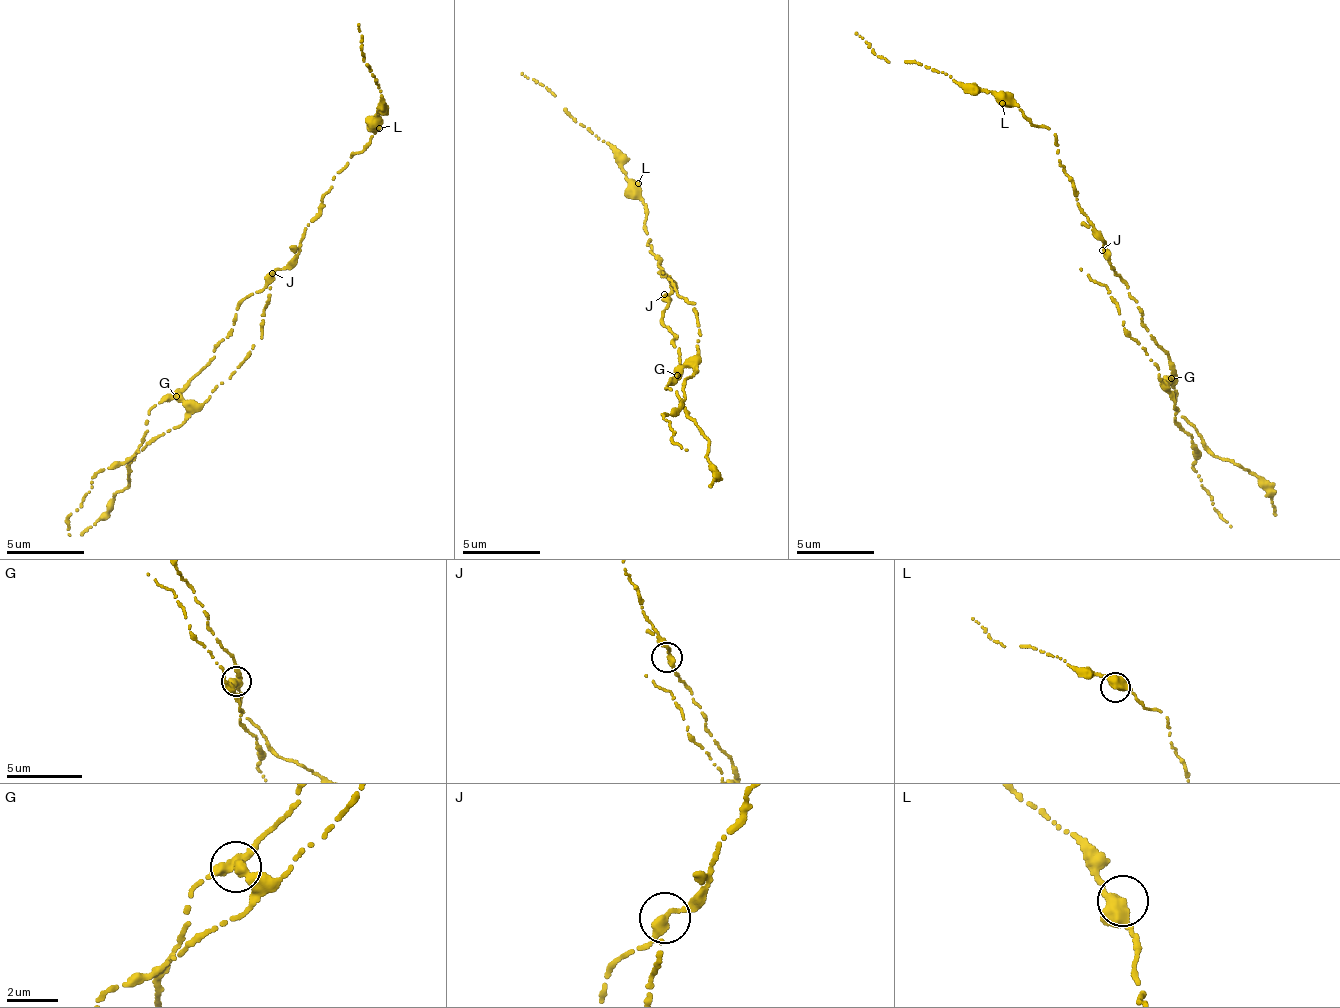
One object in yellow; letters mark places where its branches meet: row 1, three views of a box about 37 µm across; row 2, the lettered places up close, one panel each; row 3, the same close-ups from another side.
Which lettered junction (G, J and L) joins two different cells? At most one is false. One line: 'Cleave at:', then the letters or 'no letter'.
Cleave at: G

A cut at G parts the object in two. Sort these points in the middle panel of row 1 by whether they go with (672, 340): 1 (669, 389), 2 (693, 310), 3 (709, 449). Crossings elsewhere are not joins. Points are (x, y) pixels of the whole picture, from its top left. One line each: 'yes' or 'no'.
1: yes
2: no
3: yes

